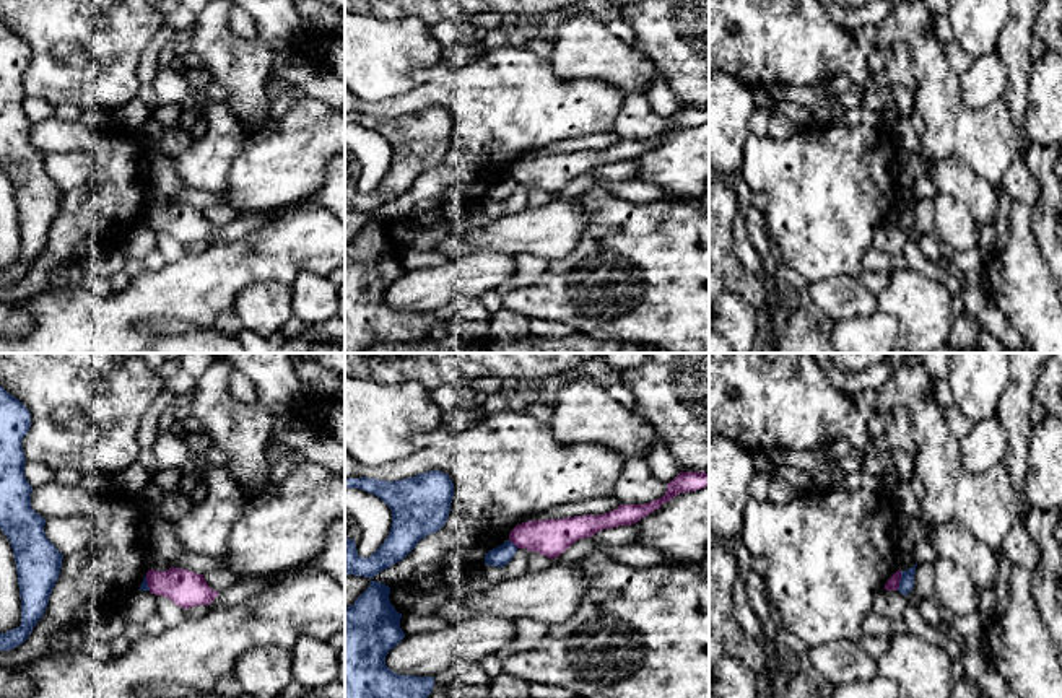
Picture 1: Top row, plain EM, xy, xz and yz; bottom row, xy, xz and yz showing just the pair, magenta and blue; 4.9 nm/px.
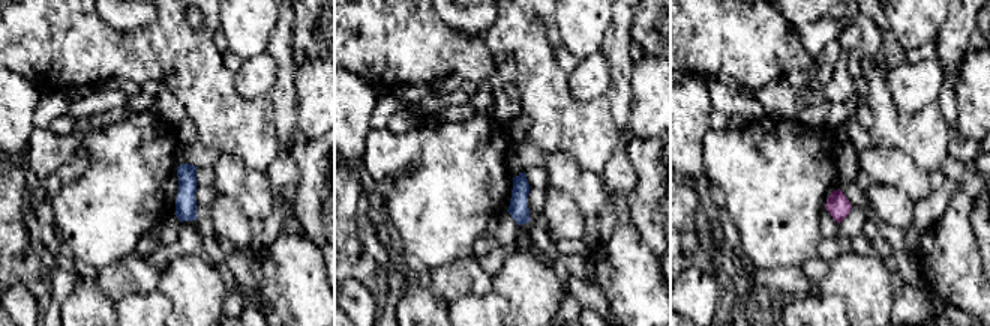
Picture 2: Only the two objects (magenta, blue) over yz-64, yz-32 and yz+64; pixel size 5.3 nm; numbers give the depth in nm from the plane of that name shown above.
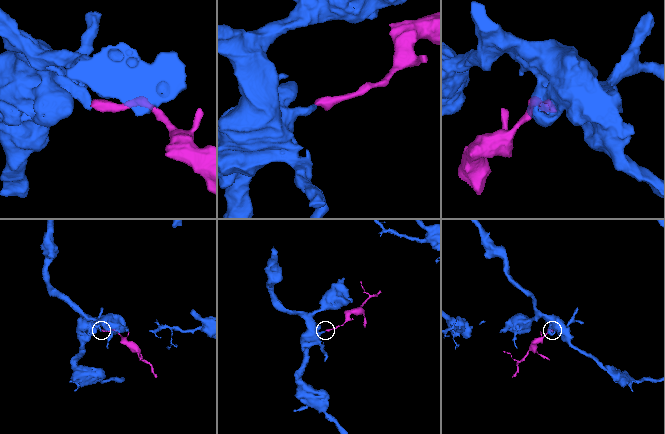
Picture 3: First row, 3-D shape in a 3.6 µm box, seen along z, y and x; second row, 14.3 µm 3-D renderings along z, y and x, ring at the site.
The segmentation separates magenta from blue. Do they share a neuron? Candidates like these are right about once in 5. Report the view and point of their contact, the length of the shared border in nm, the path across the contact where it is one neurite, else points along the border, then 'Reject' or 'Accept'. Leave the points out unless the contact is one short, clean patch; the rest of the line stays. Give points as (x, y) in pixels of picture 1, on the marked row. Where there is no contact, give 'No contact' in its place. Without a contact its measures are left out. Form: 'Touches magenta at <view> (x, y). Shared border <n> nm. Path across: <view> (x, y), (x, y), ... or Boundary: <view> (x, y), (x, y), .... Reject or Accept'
Touches magenta at yz (900, 580). Shared border 100 nm. Boundary: yz (901, 571), (896, 589). Reject

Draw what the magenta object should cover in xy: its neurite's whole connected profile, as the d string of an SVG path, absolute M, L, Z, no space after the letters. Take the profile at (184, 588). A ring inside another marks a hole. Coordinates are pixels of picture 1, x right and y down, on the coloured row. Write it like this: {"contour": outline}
{"contour": "M174 566L166 571L148 569L146 582L151 594L168 597L185 610L208 605L220 594L207 584L203 574Z"}

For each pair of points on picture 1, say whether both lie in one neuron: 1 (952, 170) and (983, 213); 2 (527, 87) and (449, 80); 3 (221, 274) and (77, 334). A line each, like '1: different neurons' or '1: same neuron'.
1: same neuron
2: same neuron
3: same neuron

